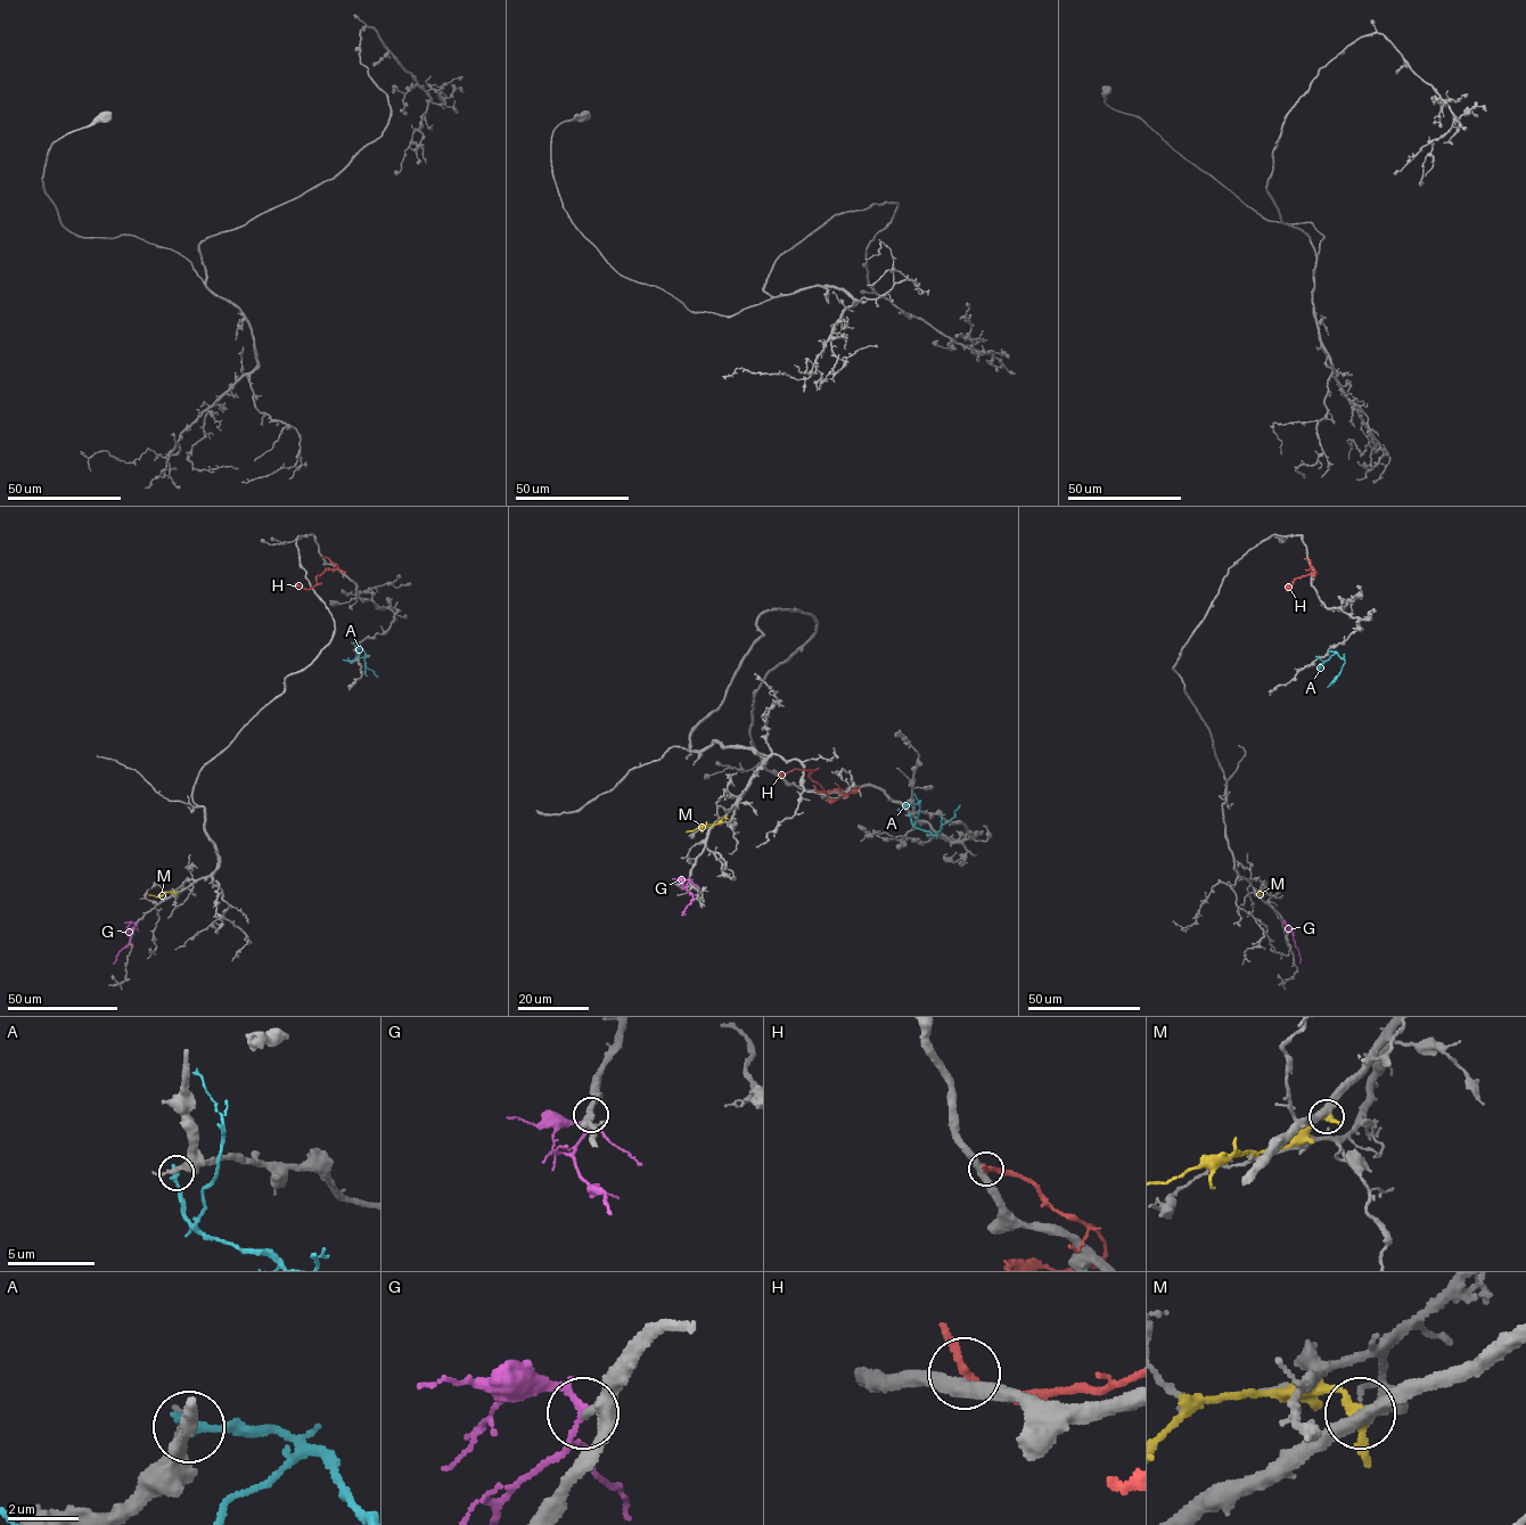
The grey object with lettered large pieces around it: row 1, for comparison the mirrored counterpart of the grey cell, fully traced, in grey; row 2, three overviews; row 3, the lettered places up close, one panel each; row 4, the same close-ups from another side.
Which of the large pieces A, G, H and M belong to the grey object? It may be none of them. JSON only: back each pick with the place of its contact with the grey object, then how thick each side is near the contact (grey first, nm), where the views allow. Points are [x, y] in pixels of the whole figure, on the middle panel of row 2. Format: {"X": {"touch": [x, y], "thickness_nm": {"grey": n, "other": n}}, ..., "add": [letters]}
{"G": {"touch": [689, 878], "thickness_nm": {"grey": 220, "other": 170}}, "add": ["G"]}

